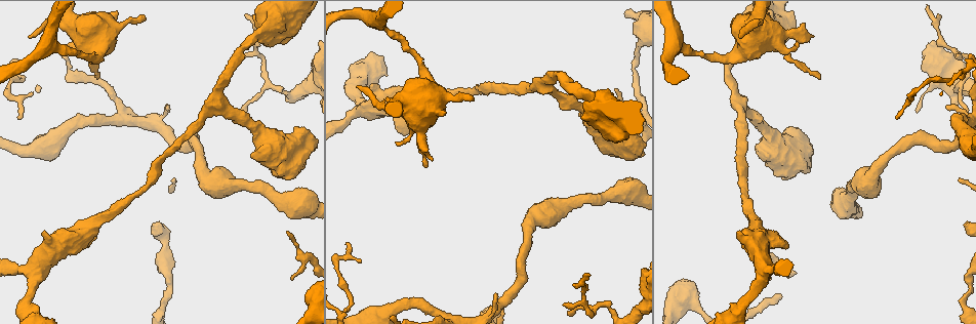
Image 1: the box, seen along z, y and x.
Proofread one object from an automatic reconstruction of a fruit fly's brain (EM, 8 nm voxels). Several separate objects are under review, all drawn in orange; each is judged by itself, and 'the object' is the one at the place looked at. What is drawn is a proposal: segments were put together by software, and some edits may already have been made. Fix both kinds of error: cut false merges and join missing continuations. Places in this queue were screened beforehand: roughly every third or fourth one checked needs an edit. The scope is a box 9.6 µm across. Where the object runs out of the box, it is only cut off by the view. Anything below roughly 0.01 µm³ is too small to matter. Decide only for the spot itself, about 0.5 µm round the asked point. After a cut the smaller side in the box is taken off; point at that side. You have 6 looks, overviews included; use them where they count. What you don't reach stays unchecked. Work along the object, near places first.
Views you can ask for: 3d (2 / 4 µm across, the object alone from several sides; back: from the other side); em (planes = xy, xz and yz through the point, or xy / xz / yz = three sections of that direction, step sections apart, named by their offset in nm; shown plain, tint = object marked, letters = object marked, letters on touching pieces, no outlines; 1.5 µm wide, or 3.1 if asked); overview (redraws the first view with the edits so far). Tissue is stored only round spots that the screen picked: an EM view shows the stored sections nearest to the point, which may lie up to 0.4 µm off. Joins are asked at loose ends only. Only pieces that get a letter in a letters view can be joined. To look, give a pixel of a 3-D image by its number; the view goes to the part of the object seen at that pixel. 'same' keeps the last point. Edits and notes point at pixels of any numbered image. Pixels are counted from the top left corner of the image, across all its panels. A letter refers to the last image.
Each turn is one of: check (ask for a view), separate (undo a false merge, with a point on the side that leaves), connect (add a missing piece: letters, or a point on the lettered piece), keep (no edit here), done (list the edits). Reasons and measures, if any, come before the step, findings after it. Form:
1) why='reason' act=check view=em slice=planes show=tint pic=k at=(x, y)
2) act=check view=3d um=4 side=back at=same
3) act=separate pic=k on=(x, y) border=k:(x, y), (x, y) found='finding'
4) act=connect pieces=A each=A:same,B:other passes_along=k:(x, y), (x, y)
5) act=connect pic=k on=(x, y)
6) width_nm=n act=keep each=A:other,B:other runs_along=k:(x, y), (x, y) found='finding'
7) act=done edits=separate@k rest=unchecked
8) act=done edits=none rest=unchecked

why='sudden change in width' act=check view=3d um=2 pic=1 at=(758, 20)

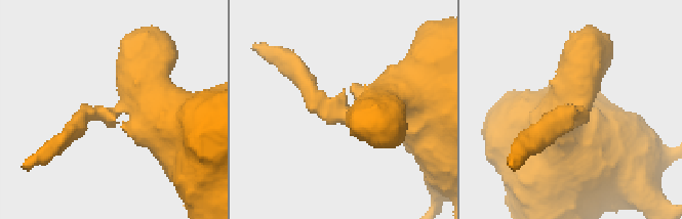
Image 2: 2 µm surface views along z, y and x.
act=check view=em slice=planes show=letters pic=2 at=(317, 105)

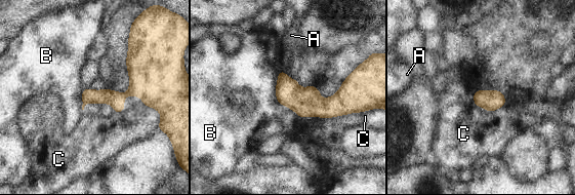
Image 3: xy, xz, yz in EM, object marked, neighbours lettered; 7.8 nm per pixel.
act=keep each=A:other,B:other,C:other found='one neuron here'

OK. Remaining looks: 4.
why='tapers out' act=check view=em slice=planes show=letters pic=1 at=(96, 78)

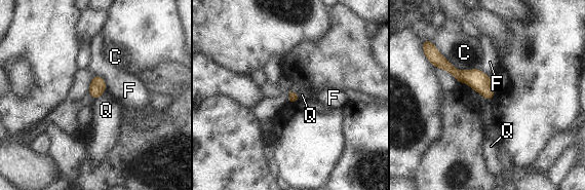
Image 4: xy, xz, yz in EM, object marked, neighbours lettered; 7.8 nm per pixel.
act=keep each=C:other,F:other,Q:other runs_along=4:(437, 61), (471, 77), (491, 97) found='no lettered piece goes on from it'

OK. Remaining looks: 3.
why='free end' act=check view=3d um=2 pic=1 at=(771, 279)

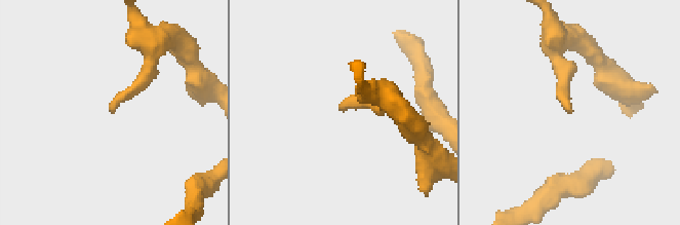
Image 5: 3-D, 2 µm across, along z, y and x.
act=check view=em slice=planes show=letters pic=5 at=(341, 107)

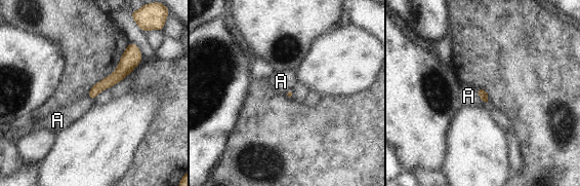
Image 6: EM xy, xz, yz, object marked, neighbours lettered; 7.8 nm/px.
longest_contact=A:150nm act=keep each=A:other runs_along=6:(130, 48), (126, 66), (92, 97) found='none of them fits'

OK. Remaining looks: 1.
act=done edits=none rest=unchecked

